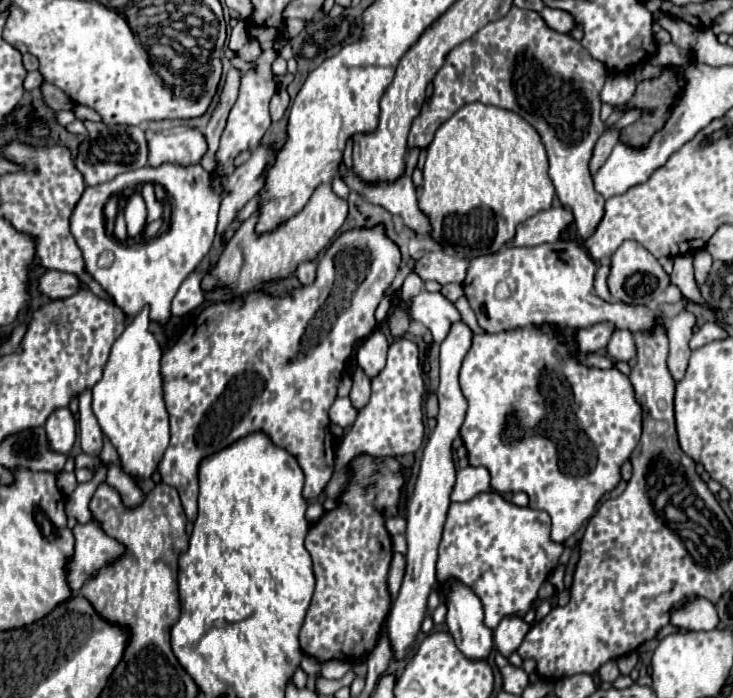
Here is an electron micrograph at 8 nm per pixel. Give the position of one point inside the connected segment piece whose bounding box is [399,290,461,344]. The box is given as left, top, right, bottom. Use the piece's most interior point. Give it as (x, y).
(432, 309)

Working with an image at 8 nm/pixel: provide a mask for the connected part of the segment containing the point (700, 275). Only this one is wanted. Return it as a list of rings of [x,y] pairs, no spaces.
[[[705,250],[695,254],[693,266],[695,266],[695,280],[697,280],[697,284],[703,284],[703,282],[705,282],[707,272],[709,272],[709,268],[711,268],[711,262],[713,262],[713,258],[711,258]]]

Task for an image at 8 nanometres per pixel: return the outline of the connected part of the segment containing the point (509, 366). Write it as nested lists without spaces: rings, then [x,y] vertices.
[[[525,326],[525,328],[515,328],[511,332],[499,332],[499,334],[477,334],[477,336],[473,336],[473,346],[467,352],[463,366],[461,366],[461,372],[459,372],[461,390],[469,402],[467,416],[465,416],[465,422],[461,426],[461,438],[463,438],[465,448],[469,452],[469,464],[471,466],[485,466],[491,474],[491,486],[497,492],[527,492],[531,508],[549,512],[549,516],[553,520],[551,538],[555,542],[565,542],[569,536],[573,536],[583,526],[585,520],[591,518],[601,496],[605,492],[611,492],[619,484],[619,480],[621,480],[619,468],[631,456],[631,452],[635,450],[635,446],[641,438],[641,406],[635,400],[629,378],[625,374],[621,374],[619,370],[587,368],[573,358],[575,352],[577,352],[577,344],[575,344],[573,336],[571,338],[567,338],[563,334],[557,336],[553,326],[547,332],[543,332],[535,326]]]

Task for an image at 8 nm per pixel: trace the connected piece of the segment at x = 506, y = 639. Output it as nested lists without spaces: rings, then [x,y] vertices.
[[[517,616],[503,618],[501,624],[493,632],[497,650],[505,658],[509,658],[521,646],[521,642],[523,642],[523,638],[525,638],[527,632],[529,632],[529,624],[525,624],[521,618],[517,618]]]

